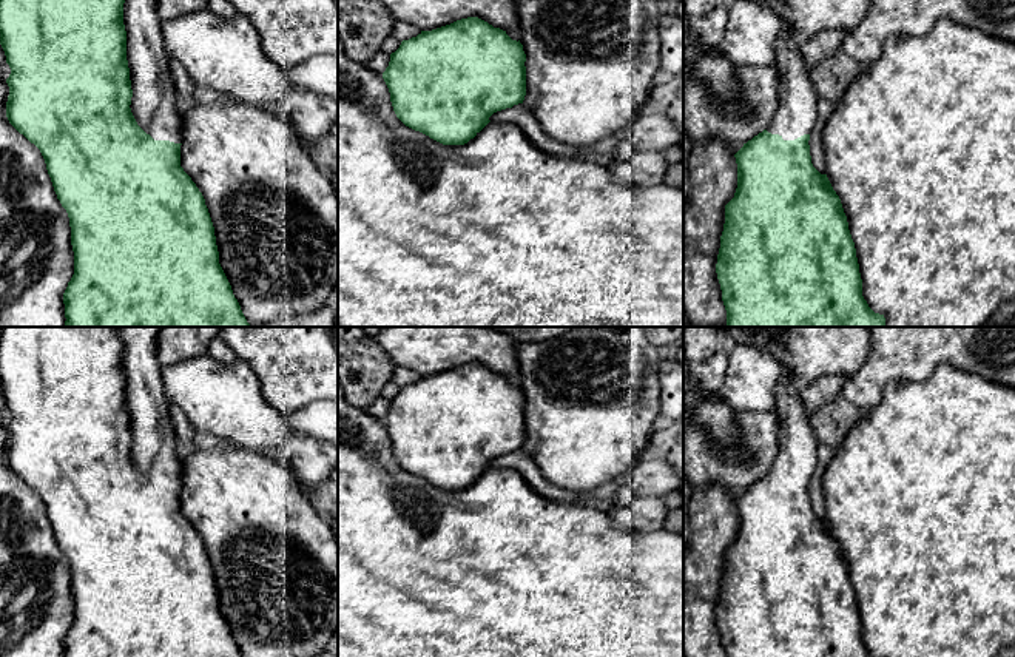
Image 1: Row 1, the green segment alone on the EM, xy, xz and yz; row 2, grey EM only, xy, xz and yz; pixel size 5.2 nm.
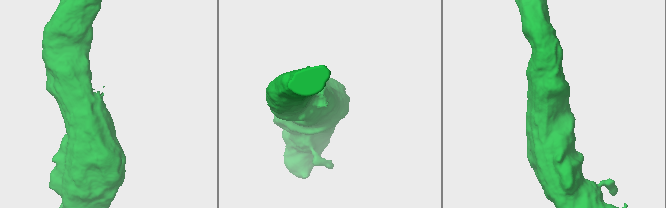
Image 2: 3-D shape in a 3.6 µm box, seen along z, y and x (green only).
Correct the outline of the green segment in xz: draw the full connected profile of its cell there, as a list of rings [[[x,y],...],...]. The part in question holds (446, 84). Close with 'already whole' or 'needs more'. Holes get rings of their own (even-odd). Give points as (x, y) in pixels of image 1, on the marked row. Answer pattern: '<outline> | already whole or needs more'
[[[467,17],[403,40],[383,79],[406,126],[443,145],[464,145],[494,113],[523,103],[524,62],[520,40]]] | already whole

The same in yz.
[[[788,23],[777,40],[779,105],[773,122],[734,154],[737,188],[725,205],[716,264],[727,327],[885,327],[884,315],[875,313],[862,296],[856,248],[841,199],[827,174],[821,174],[811,163],[808,140],[819,97],[799,45],[799,35]]] | needs more

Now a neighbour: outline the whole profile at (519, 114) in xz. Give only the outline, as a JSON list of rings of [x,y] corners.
[[[518,103],[512,108],[497,111],[489,117],[489,120],[514,123],[540,150],[560,159],[575,159],[577,148],[546,134],[535,116],[524,103]]]

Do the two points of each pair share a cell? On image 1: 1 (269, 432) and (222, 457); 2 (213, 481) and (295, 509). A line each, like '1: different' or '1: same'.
1: different
2: same

